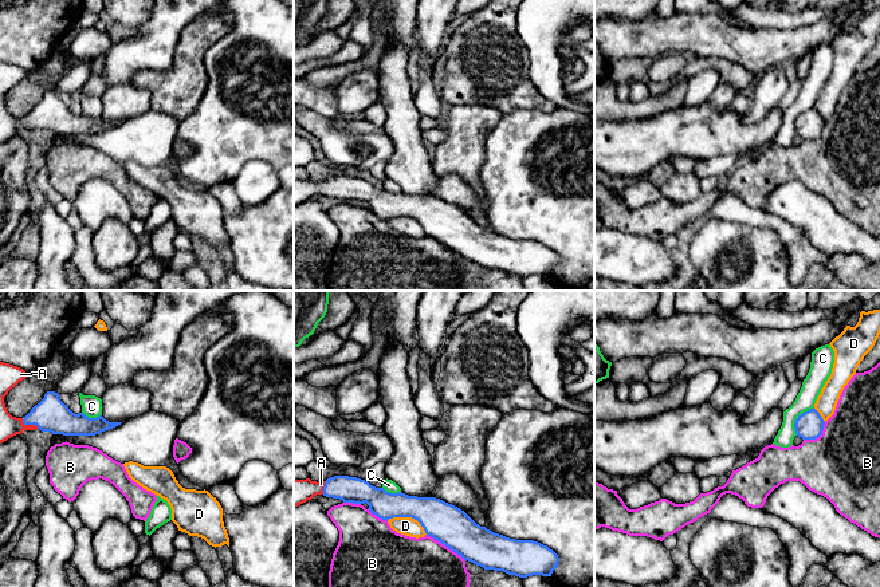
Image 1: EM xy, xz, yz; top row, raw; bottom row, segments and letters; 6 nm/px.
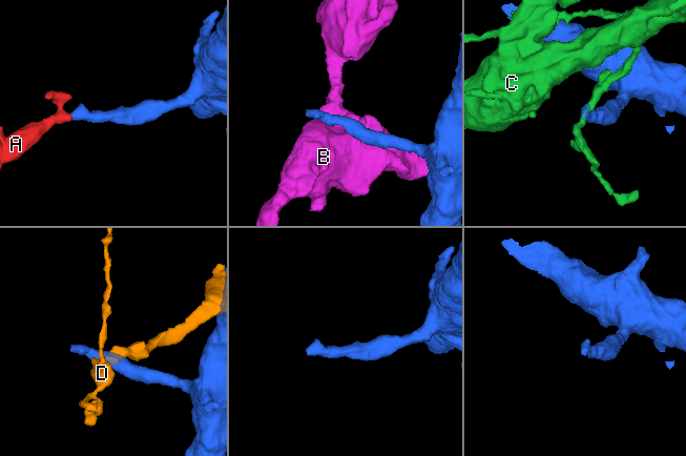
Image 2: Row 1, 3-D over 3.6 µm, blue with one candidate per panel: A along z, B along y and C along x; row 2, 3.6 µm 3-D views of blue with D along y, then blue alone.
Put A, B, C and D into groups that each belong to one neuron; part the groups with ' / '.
A / B / C / D

